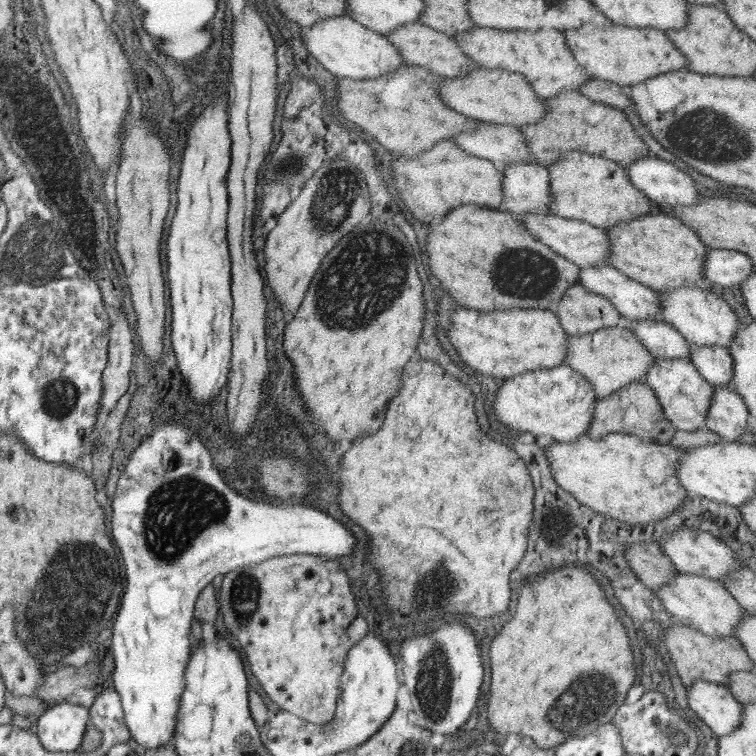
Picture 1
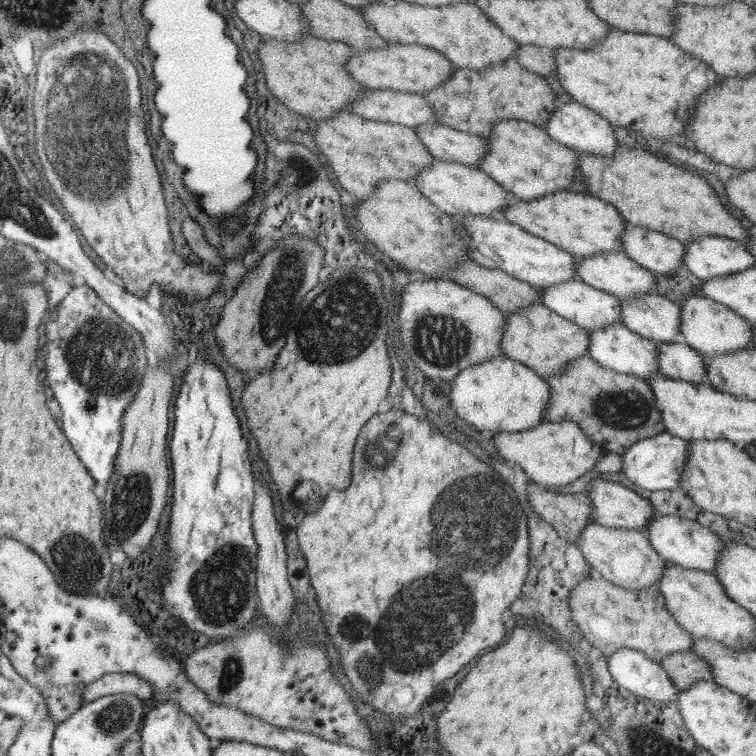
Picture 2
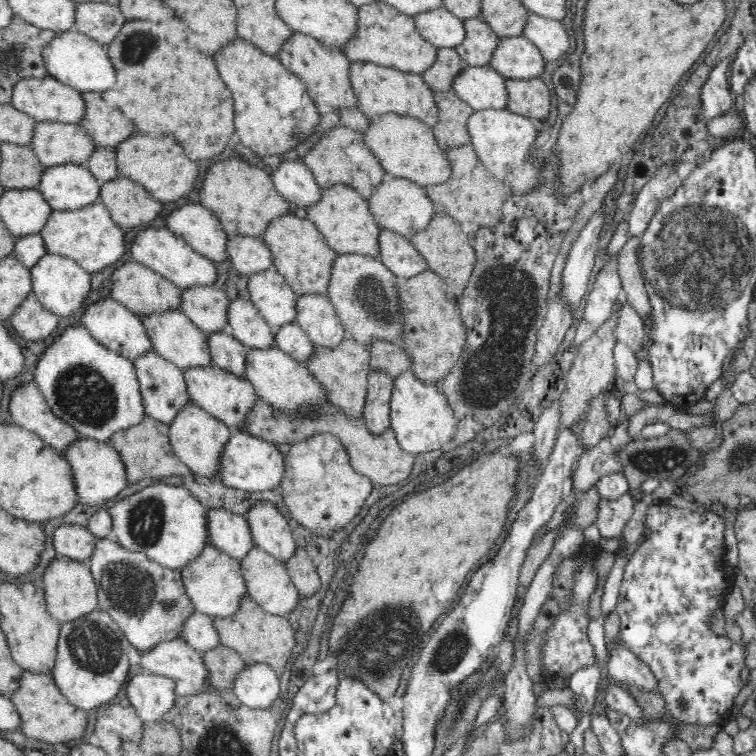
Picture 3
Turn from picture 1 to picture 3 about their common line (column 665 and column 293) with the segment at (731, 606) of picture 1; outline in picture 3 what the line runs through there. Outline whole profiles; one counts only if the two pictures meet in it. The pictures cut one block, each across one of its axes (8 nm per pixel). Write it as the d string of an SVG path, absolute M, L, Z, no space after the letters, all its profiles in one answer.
M258 546L251 549L244 558L239 560L241 576L247 586L247 594L266 612L283 617L288 615L300 600L300 594L287 573L285 563L273 558Z

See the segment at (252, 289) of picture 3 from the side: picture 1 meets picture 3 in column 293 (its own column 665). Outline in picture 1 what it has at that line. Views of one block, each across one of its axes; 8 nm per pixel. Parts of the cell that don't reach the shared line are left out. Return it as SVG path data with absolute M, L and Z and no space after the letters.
M679 288L658 294L663 304L663 318L660 320L678 330L690 345L728 348L728 343L735 338L740 324L738 315L718 293L700 288Z

